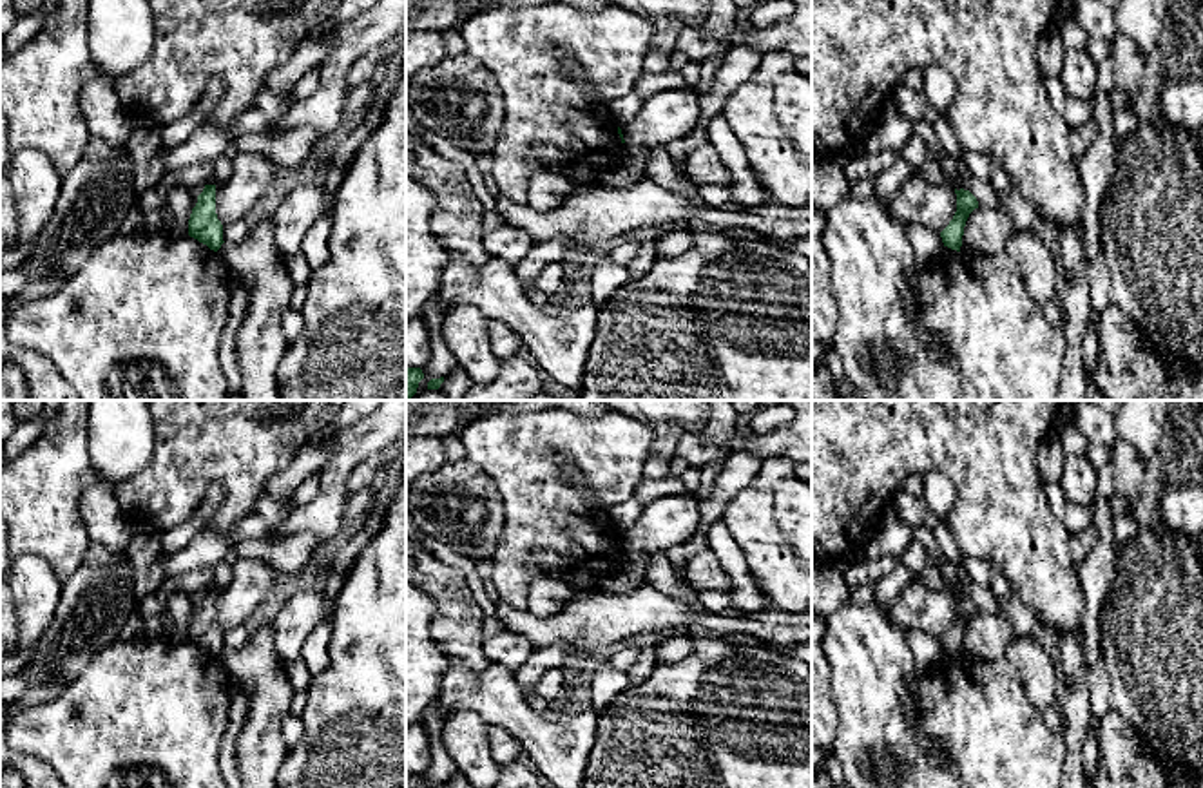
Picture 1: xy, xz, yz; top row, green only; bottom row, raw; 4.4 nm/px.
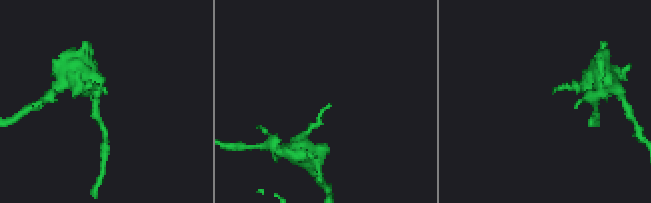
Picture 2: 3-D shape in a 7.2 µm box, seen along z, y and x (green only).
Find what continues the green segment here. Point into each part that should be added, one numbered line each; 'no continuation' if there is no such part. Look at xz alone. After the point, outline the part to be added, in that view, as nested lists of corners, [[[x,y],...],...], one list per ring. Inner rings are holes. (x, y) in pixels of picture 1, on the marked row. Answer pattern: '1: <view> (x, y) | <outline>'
no continuation

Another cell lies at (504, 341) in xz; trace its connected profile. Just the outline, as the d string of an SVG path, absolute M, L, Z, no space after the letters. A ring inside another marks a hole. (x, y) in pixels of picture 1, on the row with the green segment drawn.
M489 321L487 332L493 353L498 359L518 355L518 351L524 348L522 339L500 321Z

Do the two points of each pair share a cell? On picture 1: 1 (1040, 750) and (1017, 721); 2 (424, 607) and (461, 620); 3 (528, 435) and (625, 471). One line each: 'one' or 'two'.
1: one
2: two
3: one

